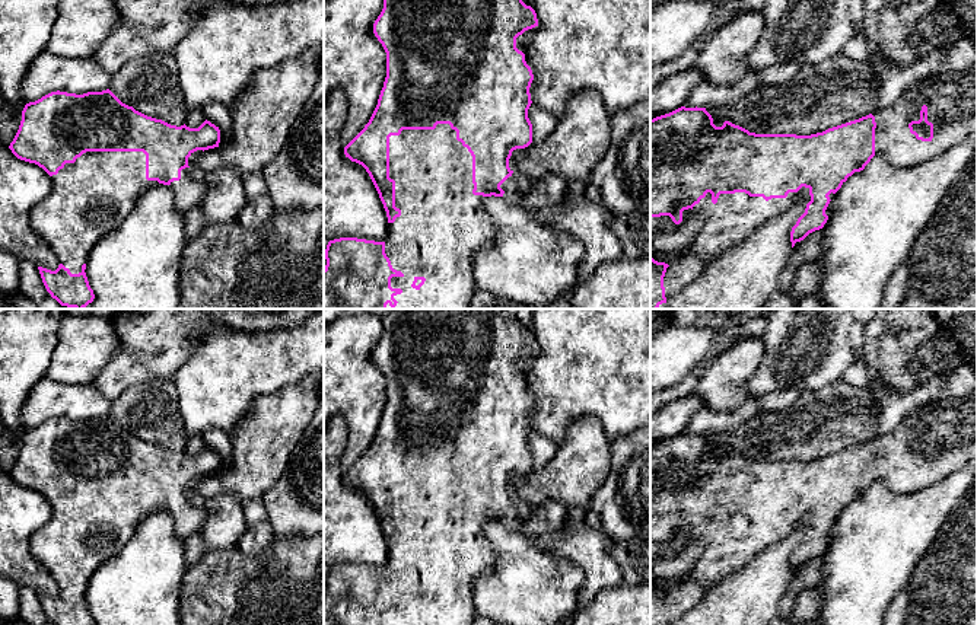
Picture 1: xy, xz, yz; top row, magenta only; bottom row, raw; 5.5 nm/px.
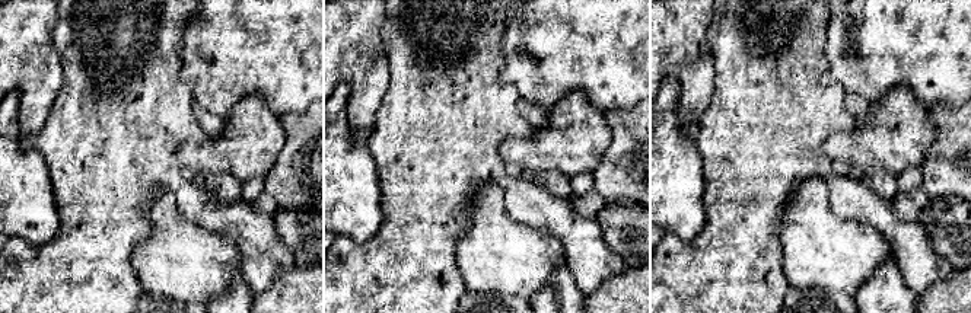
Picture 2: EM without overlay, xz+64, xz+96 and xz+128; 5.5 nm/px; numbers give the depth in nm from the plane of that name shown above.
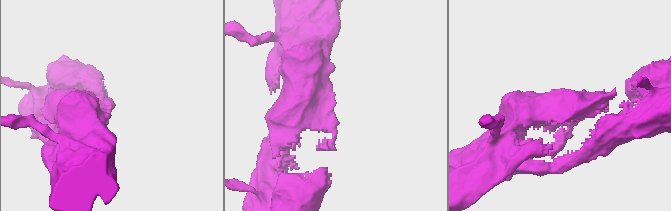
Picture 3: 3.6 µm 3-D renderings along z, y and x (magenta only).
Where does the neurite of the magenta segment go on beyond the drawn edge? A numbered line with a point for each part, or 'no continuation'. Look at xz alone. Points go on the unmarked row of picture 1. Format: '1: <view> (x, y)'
1: xz (514, 520)
2: xz (442, 552)

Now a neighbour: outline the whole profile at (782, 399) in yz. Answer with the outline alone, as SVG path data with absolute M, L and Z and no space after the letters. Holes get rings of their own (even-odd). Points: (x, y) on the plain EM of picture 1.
M783 389L758 398L758 404L764 411L785 411L790 408L801 396L798 389Z

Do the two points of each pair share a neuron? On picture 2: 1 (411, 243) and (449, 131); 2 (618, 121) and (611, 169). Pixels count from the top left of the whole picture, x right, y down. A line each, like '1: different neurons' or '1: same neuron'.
1: same neuron
2: same neuron

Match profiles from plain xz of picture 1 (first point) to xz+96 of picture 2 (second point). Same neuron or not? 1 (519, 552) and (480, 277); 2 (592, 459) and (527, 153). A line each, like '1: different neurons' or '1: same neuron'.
1: same neuron
2: same neuron

